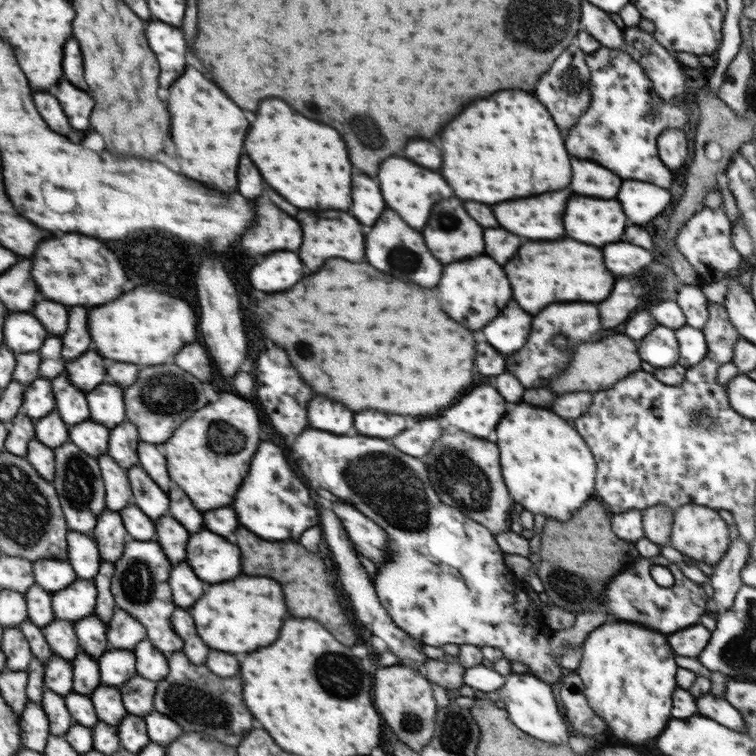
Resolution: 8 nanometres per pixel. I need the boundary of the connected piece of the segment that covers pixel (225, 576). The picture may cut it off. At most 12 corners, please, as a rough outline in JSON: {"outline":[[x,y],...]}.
{"outline":[[192,534],[188,564],[210,584],[242,572],[238,546]]}

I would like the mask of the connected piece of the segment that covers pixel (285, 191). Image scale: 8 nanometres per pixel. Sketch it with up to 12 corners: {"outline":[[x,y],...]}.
{"outline":[[278,98],[246,154],[298,208],[352,206],[340,134]]}

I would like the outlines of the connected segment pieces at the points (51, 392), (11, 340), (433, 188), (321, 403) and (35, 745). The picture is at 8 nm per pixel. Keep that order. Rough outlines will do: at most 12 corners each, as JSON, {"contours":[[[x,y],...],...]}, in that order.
{"contours":[[[40,377],[25,391],[23,412],[34,420],[57,410],[52,379]],[[28,312],[8,318],[6,344],[17,354],[40,351],[50,332]],[[410,160],[380,168],[384,200],[412,228],[454,196],[440,174]],[[324,396],[312,398],[312,428],[348,434],[354,412]],[[44,705],[22,714],[26,748],[46,753],[53,732]]]}

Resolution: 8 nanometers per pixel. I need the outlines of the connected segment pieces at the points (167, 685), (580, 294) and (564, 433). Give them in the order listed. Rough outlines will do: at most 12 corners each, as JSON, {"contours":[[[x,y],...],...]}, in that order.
{"contours":[[[171,654],[154,708],[238,746],[252,728],[242,680]],[[572,238],[526,242],[504,266],[530,314],[602,302],[602,250]],[[504,416],[504,480],[568,520],[596,494],[594,453],[564,417]]]}

